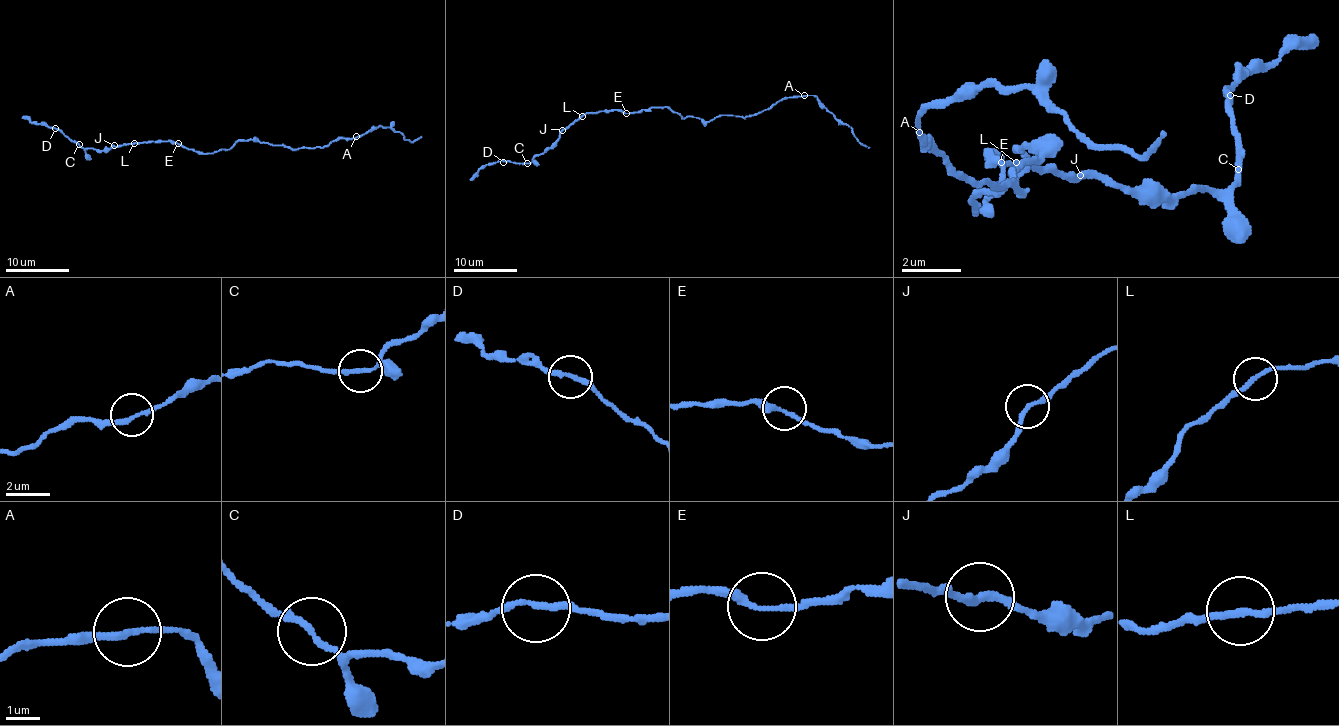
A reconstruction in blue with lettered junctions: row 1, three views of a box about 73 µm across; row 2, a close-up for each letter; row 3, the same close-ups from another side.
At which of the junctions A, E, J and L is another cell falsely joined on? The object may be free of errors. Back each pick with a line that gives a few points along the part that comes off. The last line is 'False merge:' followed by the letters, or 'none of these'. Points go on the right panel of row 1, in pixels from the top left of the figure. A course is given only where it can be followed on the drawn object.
False merge: none of these

